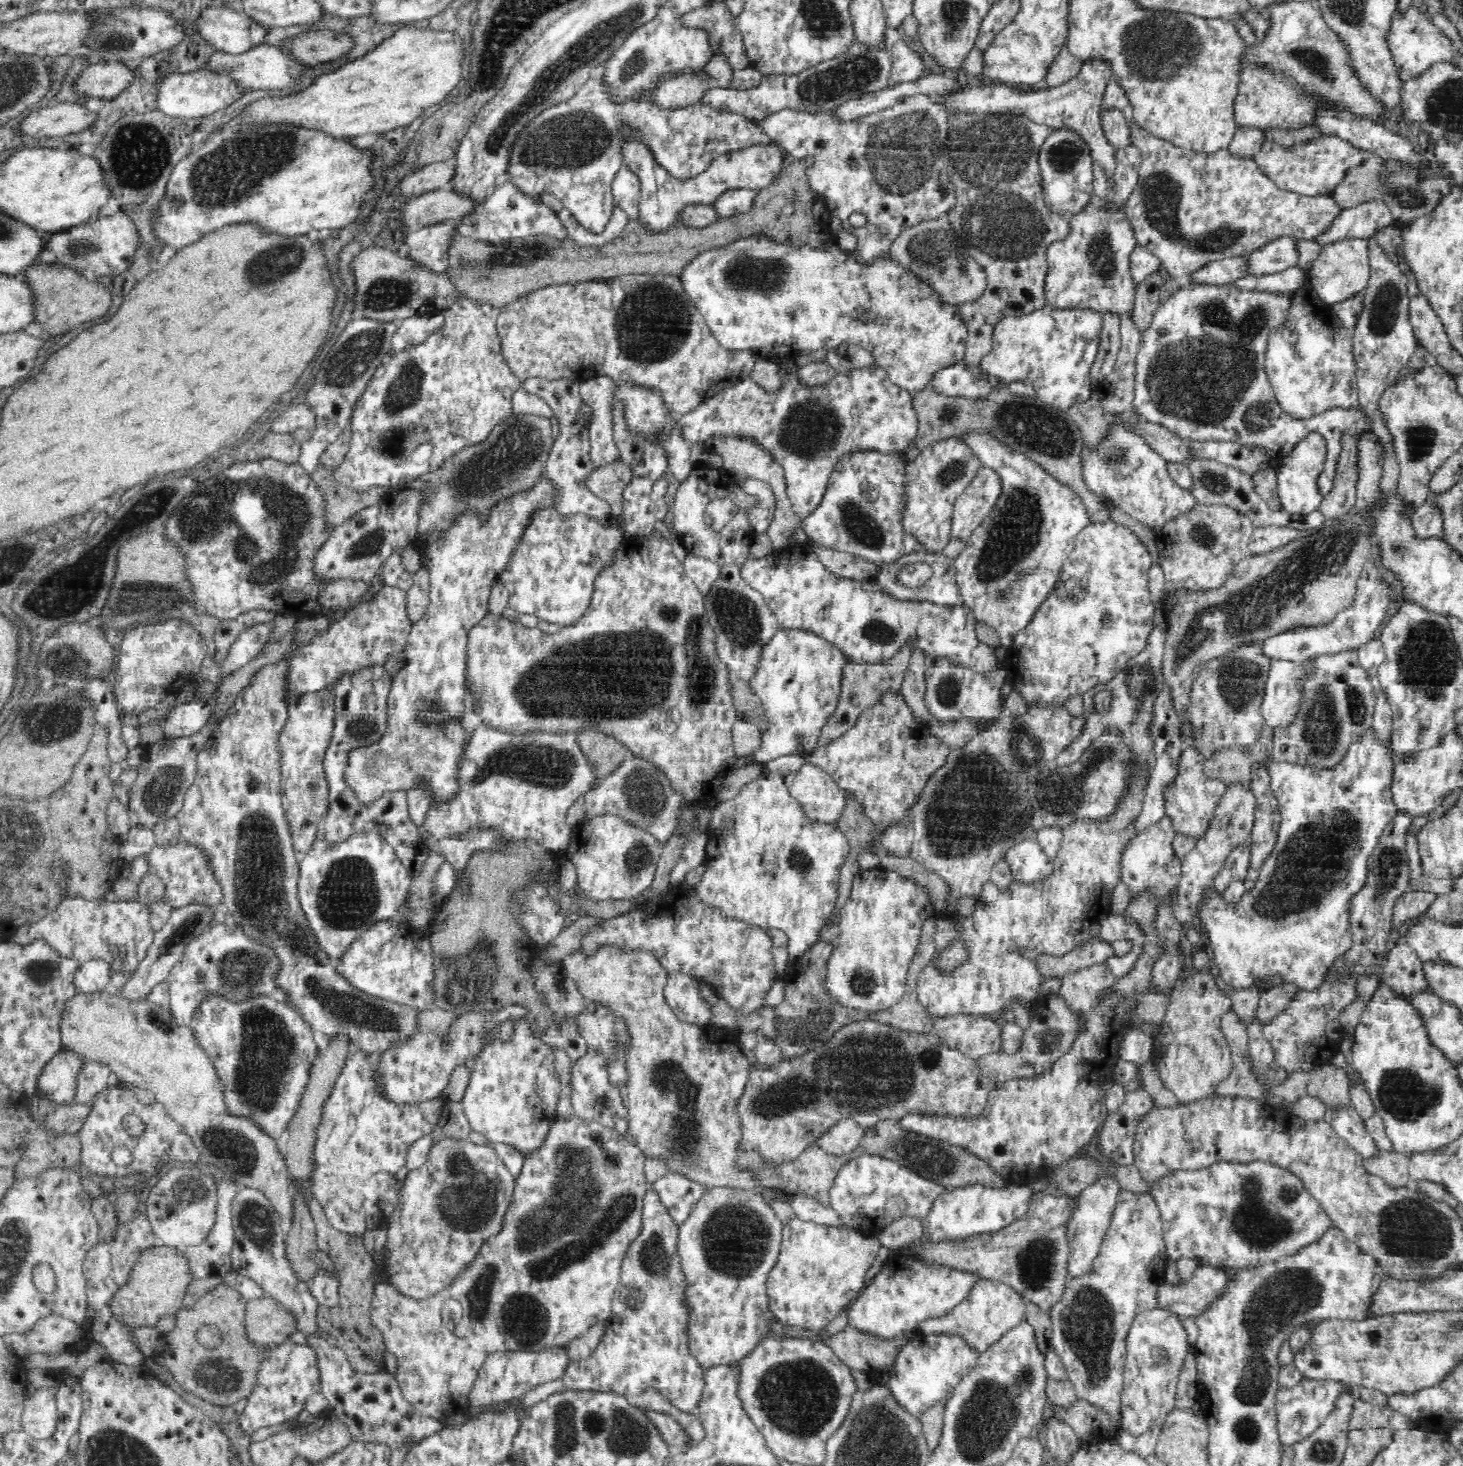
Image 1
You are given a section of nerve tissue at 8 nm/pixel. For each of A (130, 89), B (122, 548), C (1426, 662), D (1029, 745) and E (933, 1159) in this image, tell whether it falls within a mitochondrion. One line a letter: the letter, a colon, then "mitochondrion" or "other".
A: other
B: other
C: mitochondrion
D: mitochondrion
E: mitochondrion

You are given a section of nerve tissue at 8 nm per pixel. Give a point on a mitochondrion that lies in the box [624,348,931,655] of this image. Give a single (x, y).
(809, 428)

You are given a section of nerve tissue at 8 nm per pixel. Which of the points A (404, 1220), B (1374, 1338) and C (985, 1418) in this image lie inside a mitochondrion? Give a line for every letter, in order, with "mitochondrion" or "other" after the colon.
A: other
B: mitochondrion
C: mitochondrion

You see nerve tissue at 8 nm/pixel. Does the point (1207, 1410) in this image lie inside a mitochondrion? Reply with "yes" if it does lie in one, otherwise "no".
no

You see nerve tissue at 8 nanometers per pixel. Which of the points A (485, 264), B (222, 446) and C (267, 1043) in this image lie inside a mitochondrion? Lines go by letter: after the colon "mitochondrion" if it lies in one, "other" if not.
A: mitochondrion
B: other
C: mitochondrion

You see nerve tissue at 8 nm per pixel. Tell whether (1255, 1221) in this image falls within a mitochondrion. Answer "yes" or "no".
yes

